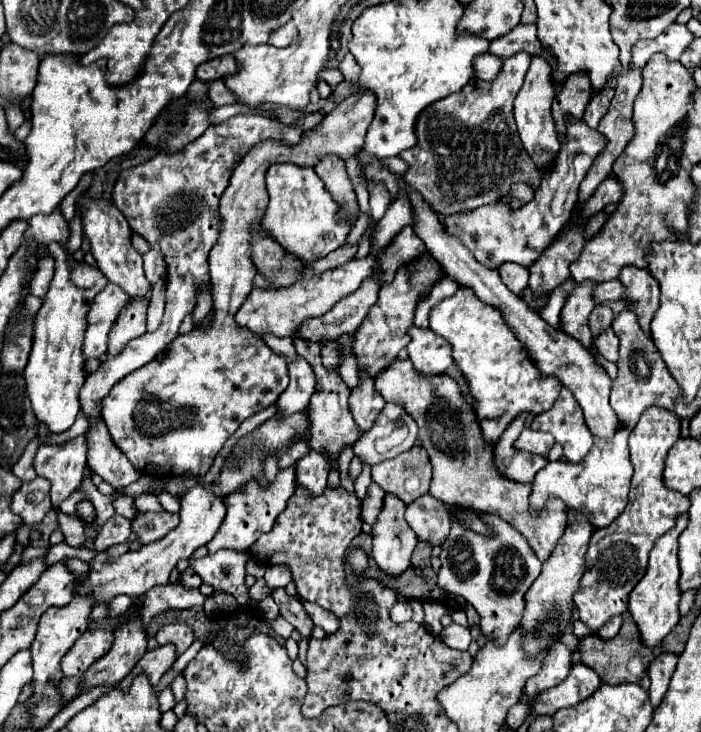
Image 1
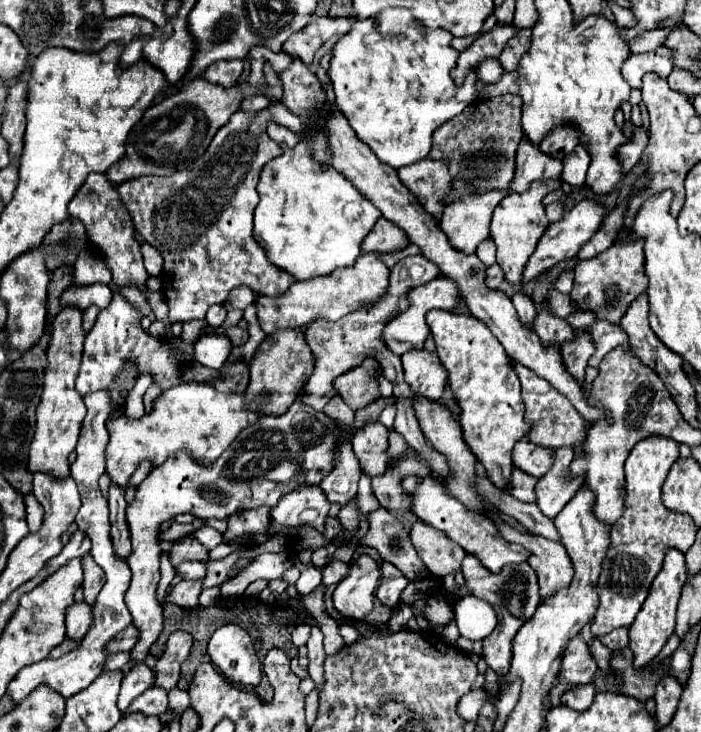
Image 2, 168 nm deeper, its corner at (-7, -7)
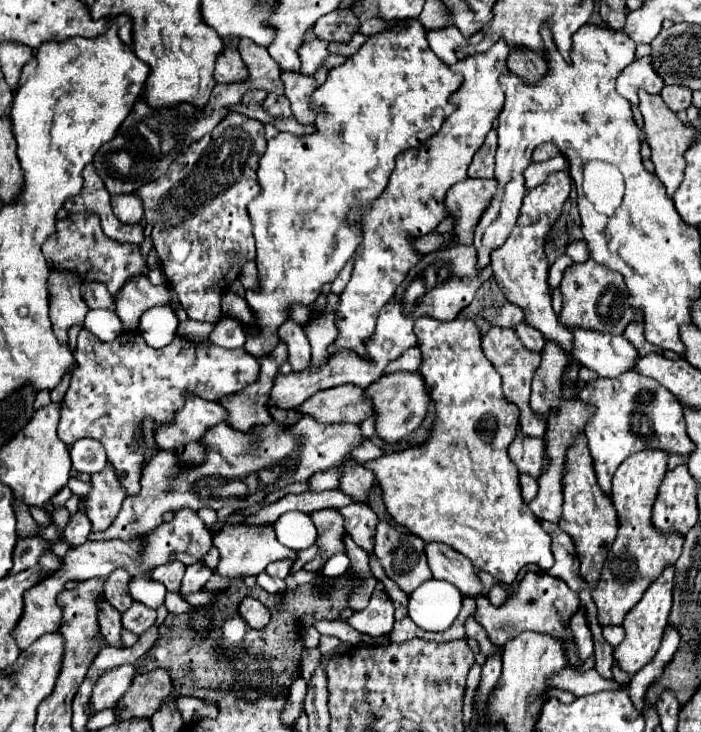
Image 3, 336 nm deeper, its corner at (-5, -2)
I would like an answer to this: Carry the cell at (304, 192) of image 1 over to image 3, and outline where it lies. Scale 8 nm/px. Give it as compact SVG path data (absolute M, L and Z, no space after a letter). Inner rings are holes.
M410 19L410 21L390 21L390 27L380 31L380 33L374 33L374 35L368 35L364 45L350 57L346 57L344 65L338 65L334 69L330 69L328 73L328 79L324 81L324 85L320 85L316 91L314 91L314 97L310 101L314 101L314 105L324 105L326 113L318 115L314 125L316 127L316 133L310 133L310 135L302 135L302 137L288 137L288 135L280 135L270 139L268 141L268 149L266 153L262 155L260 159L260 165L258 165L258 185L260 185L260 193L258 197L254 197L248 205L248 213L250 213L250 221L252 221L252 227L254 227L254 237L256 237L256 249L258 249L258 255L256 255L256 265L258 265L258 271L260 271L260 293L254 293L254 291L246 291L246 301L248 305L252 307L254 315L256 315L256 325L260 327L260 333L256 337L248 337L244 349L248 349L254 357L260 357L262 353L268 353L270 351L270 345L274 345L274 341L278 341L278 327L288 319L288 305L290 303L304 303L304 305L312 305L314 299L320 295L322 291L322 285L324 283L332 283L338 273L342 271L342 267L348 263L348 259L354 255L354 249L360 245L362 241L362 233L360 233L360 227L356 223L348 223L346 217L350 213L350 209L356 207L356 203L362 203L362 211L370 209L372 203L378 199L378 195L384 191L386 187L386 181L394 169L394 159L396 155L404 153L406 149L410 147L422 147L430 137L434 137L444 121L456 111L456 105L452 105L448 101L448 97L458 89L458 85L462 83L462 75L454 73L442 59L438 59L434 55L434 51L430 49L428 41L426 41L426 29L422 27L422 23L418 19Z

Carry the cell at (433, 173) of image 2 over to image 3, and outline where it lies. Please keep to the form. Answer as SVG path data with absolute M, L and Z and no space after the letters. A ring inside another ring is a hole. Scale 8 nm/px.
M500 39L490 47L490 51L466 55L454 65L456 73L464 75L464 83L450 95L458 109L450 121L446 121L444 131L438 133L438 137L432 137L422 149L408 149L406 153L400 153L396 157L396 167L390 175L390 181L382 197L378 197L374 203L374 209L370 209L370 213L354 213L354 217L350 217L350 221L360 217L364 239L356 249L352 277L346 289L340 293L338 351L346 347L362 353L362 341L374 333L380 309L394 297L398 285L406 279L408 269L416 265L414 249L408 237L426 235L434 231L442 219L446 219L446 191L468 177L466 169L474 153L482 147L486 133L502 109L504 93L498 77L508 69L508 51L508 43Z

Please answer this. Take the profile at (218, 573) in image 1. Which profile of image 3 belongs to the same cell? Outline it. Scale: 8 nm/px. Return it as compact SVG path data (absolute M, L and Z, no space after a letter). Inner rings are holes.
M182 563L160 565L160 567L154 567L152 579L164 583L168 591L176 591L176 589L180 587L180 581L182 581L182 577L184 577L184 571L186 571L186 567L184 567Z

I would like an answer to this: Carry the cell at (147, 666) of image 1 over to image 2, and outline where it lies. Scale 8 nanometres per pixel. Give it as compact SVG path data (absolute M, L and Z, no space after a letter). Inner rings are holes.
M146 664L134 666L122 680L122 688L118 694L120 712L124 712L136 696L140 696L144 690L148 690L152 686L154 686L154 672Z

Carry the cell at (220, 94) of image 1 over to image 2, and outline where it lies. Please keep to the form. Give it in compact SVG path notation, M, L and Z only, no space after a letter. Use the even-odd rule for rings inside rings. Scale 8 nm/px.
M262 94L252 96L252 98L244 98L244 102L242 102L244 110L264 110L268 106L270 106L270 100L266 96L262 96Z

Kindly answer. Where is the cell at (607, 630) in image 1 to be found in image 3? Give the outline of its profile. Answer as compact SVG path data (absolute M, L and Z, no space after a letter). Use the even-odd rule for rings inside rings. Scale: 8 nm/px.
M618 625L618 627L604 627L604 639L606 639L612 647L620 645L622 639L624 639L624 627L622 627L622 625Z

